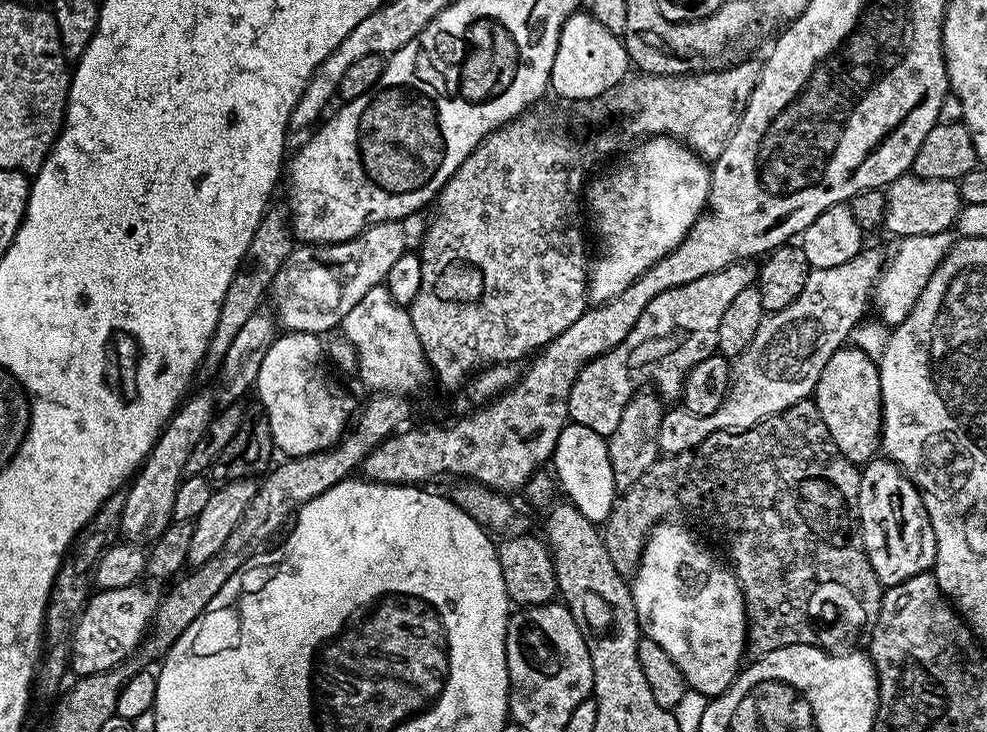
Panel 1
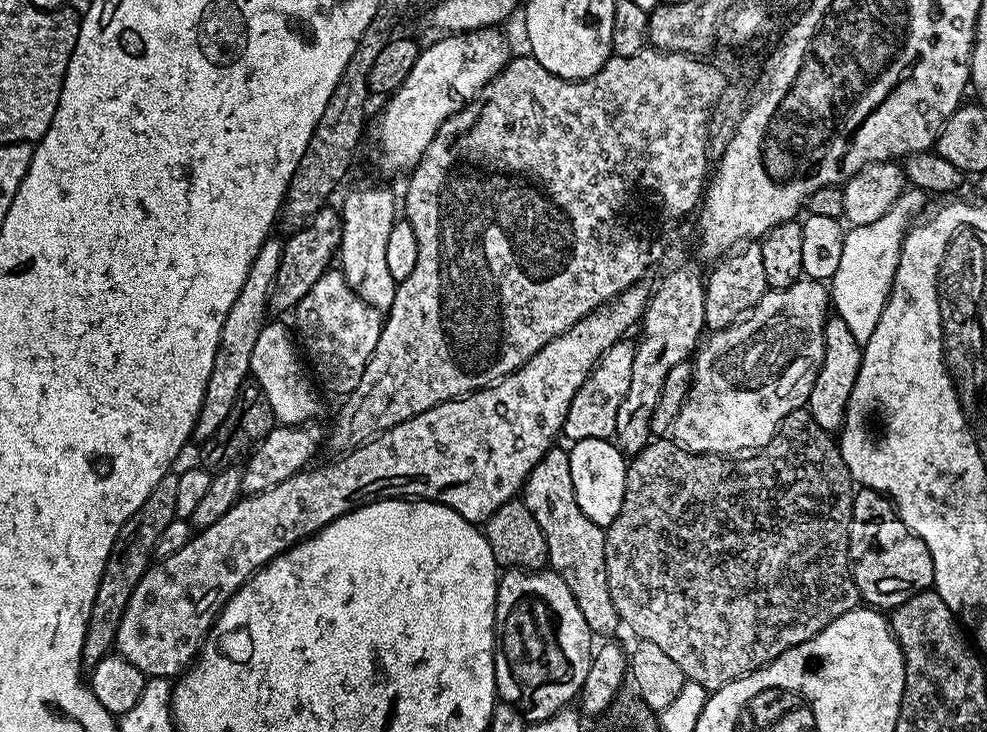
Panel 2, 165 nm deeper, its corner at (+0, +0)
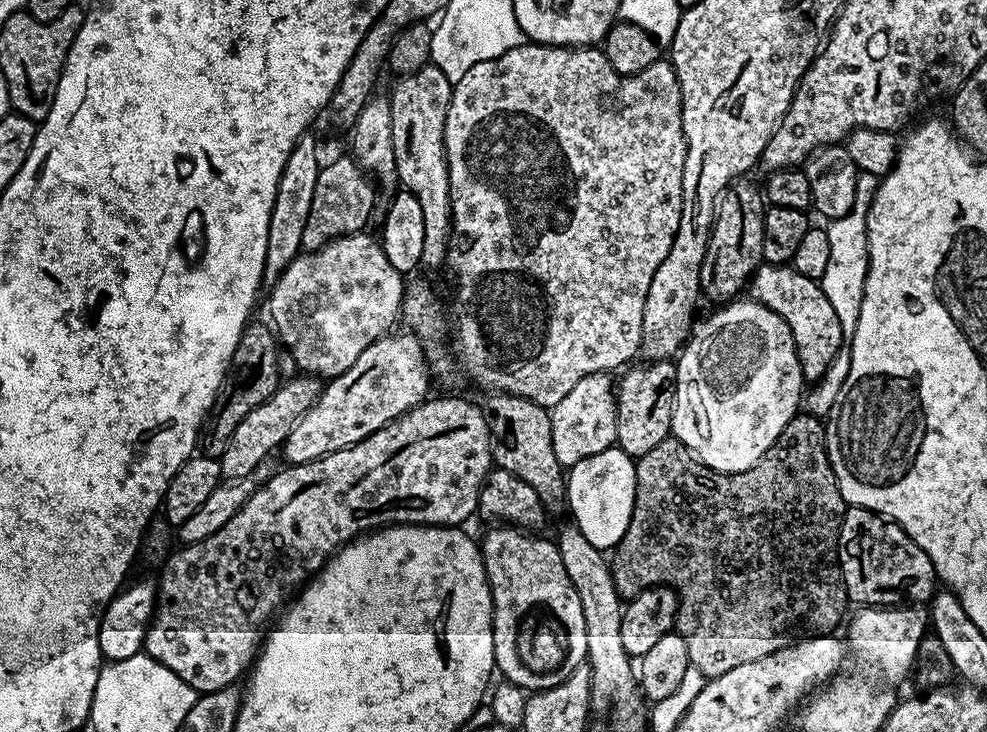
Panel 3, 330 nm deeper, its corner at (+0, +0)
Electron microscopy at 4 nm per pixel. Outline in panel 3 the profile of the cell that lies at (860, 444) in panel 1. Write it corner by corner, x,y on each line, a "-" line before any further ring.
761,263
750,281
750,296
762,306
777,312
786,326
790,326
805,381
822,379
831,370
840,347
845,347
846,341
842,322
838,322
838,314
834,306
830,306
830,298
826,298
819,283
787,264

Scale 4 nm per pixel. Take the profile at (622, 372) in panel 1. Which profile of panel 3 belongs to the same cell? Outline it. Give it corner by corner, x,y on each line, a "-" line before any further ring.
607,372
590,374
582,378
582,382
562,398
562,402
550,409
554,455
558,457
561,469
572,468
582,462
582,458
602,454
602,450
616,444
616,394
612,378

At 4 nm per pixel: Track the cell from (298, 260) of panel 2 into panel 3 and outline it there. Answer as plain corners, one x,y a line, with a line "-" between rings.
351,155
340,156
333,164
325,163
314,186
314,202
310,205
306,230
302,233
303,251
313,252
339,236
365,231
369,227
368,219
376,208
376,192
378,188
373,177
367,175

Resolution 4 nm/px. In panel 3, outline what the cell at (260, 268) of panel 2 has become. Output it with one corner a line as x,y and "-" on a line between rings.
312,134
301,136
300,141
290,150
286,166
282,166
282,178
278,178
278,194
274,194
274,210
270,210
270,234
266,234
266,266
264,284
271,286
282,278
286,266
302,252
302,233
306,230
306,218
314,202
314,186
322,167
320,148

